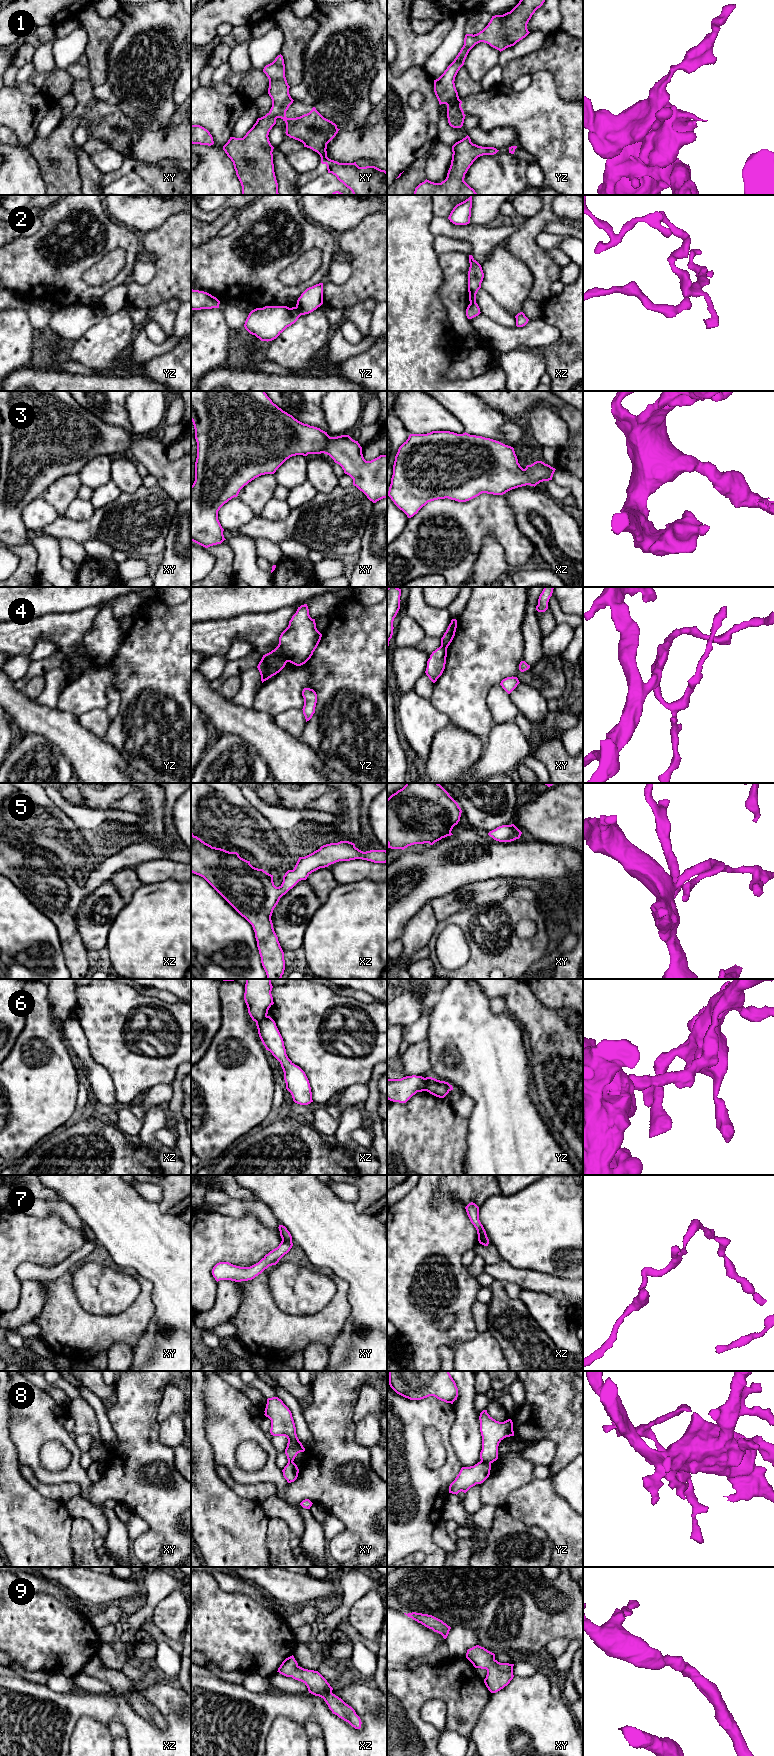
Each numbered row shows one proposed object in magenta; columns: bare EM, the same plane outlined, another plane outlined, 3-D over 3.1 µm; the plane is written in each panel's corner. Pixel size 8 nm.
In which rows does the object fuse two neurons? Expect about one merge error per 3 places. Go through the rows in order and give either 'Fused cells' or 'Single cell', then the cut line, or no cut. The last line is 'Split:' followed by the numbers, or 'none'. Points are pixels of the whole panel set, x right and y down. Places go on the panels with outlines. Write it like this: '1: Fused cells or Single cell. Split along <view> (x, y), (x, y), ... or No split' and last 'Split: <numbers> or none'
1: Single cell. No split
2: Fused cells. Split along yz (296, 306), (301, 314)
3: Single cell. No split
4: Fused cells. Split along yz (278, 645), (288, 661)
5: Single cell. No split
6: Fused cells. Split along yz (424, 1078), (427, 1090)
7: Fused cells. Split along xy (282, 1239), (291, 1241)
8: Fused cells. Split along yz (481, 1460), (490, 1463)
9: Single cell. No split
Split: 2, 4, 6, 7, 8

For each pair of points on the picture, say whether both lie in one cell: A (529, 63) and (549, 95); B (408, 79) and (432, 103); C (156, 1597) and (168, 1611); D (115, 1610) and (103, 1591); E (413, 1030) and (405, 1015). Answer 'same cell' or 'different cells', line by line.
A: different cells
B: same cell
C: different cells
D: different cells
E: different cells

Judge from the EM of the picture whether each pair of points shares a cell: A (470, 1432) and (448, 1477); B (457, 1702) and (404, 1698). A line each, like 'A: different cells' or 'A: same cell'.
A: different cells
B: same cell

